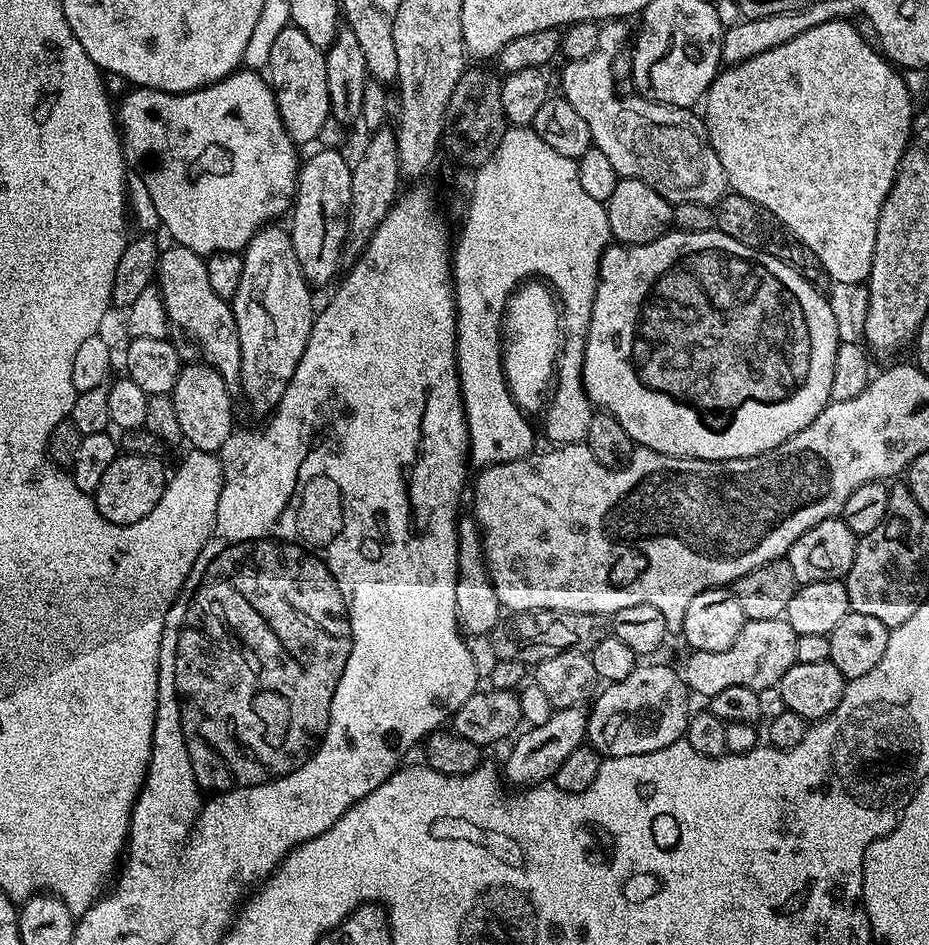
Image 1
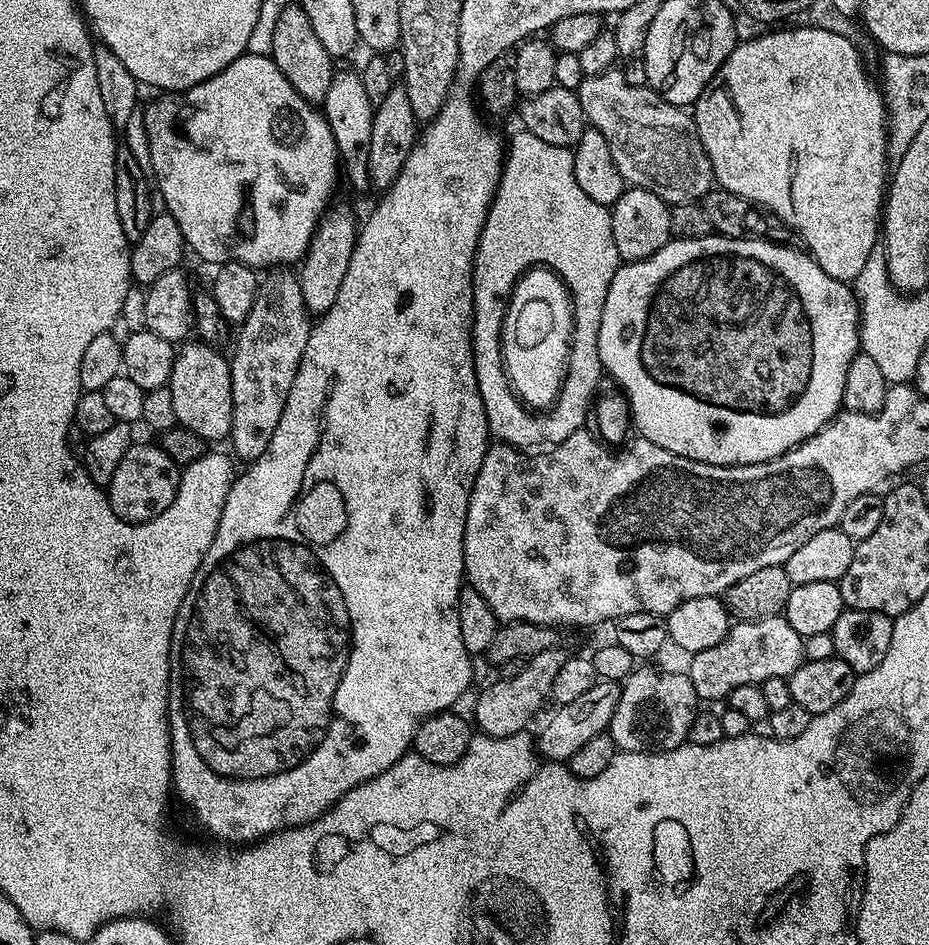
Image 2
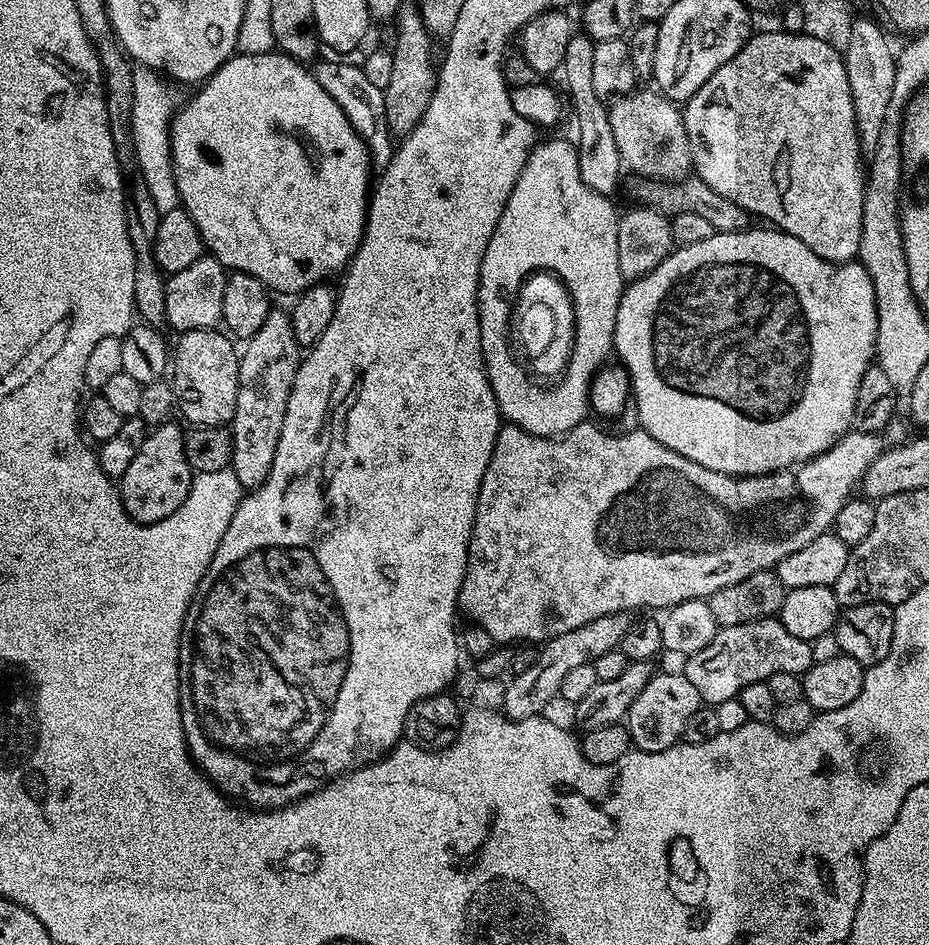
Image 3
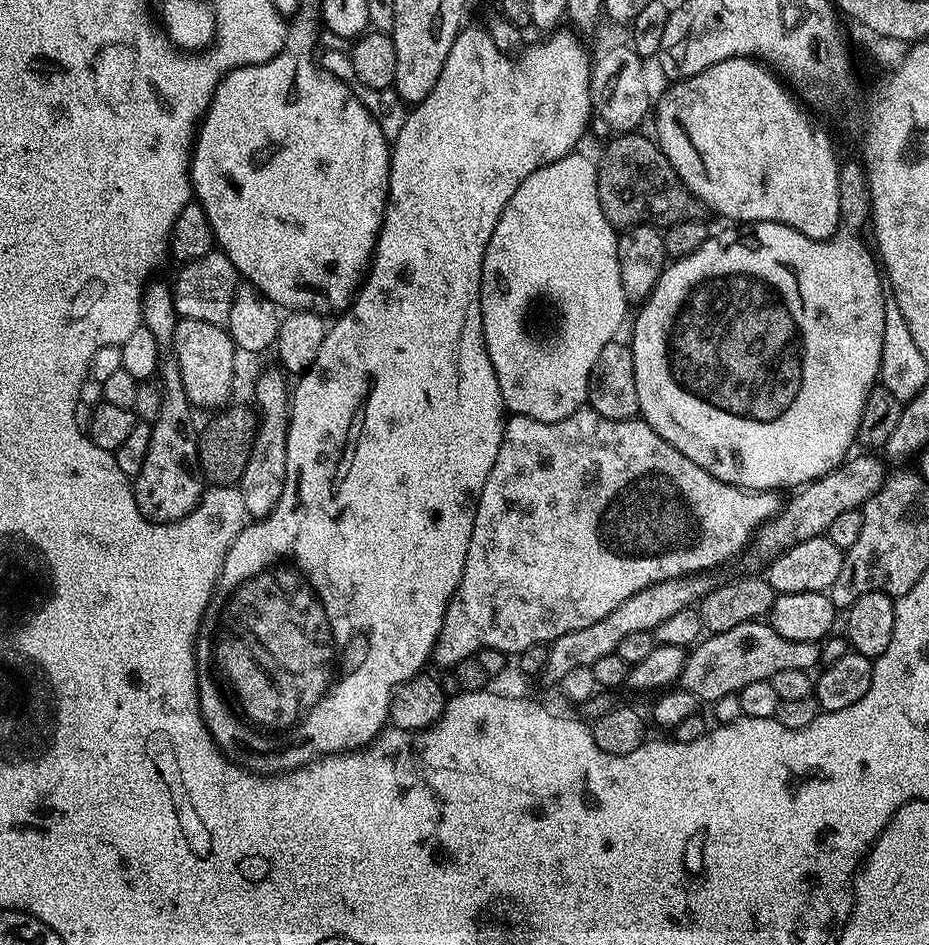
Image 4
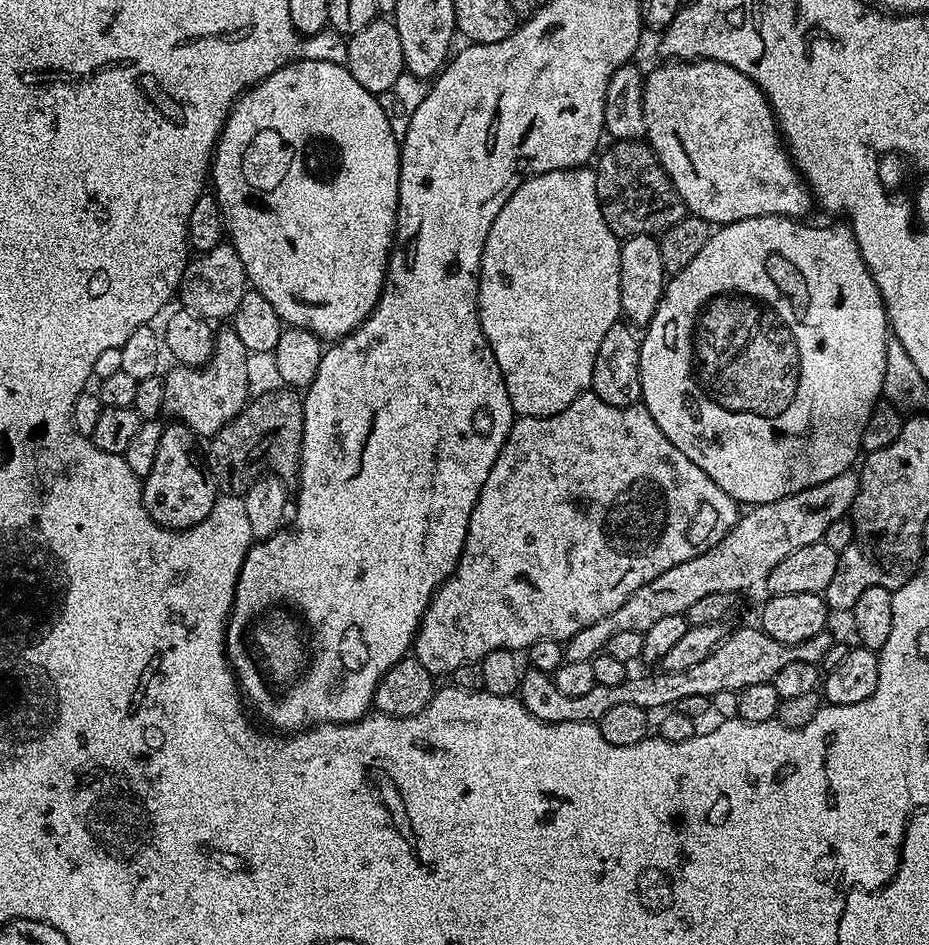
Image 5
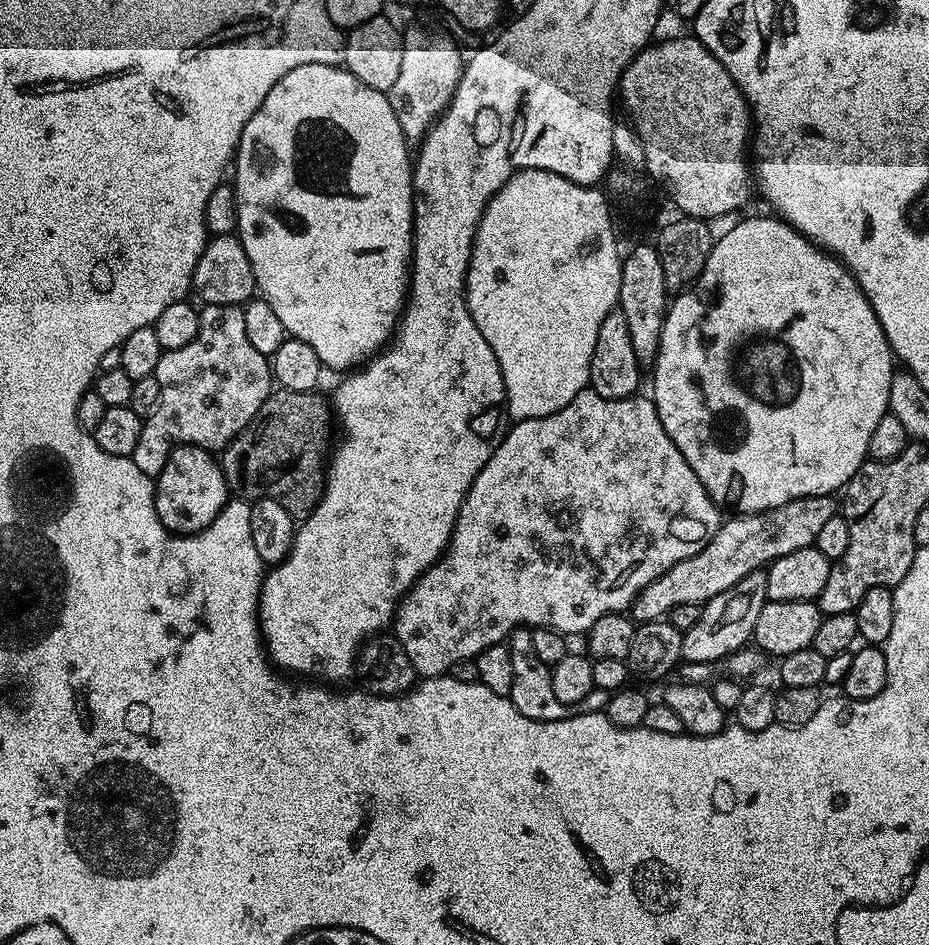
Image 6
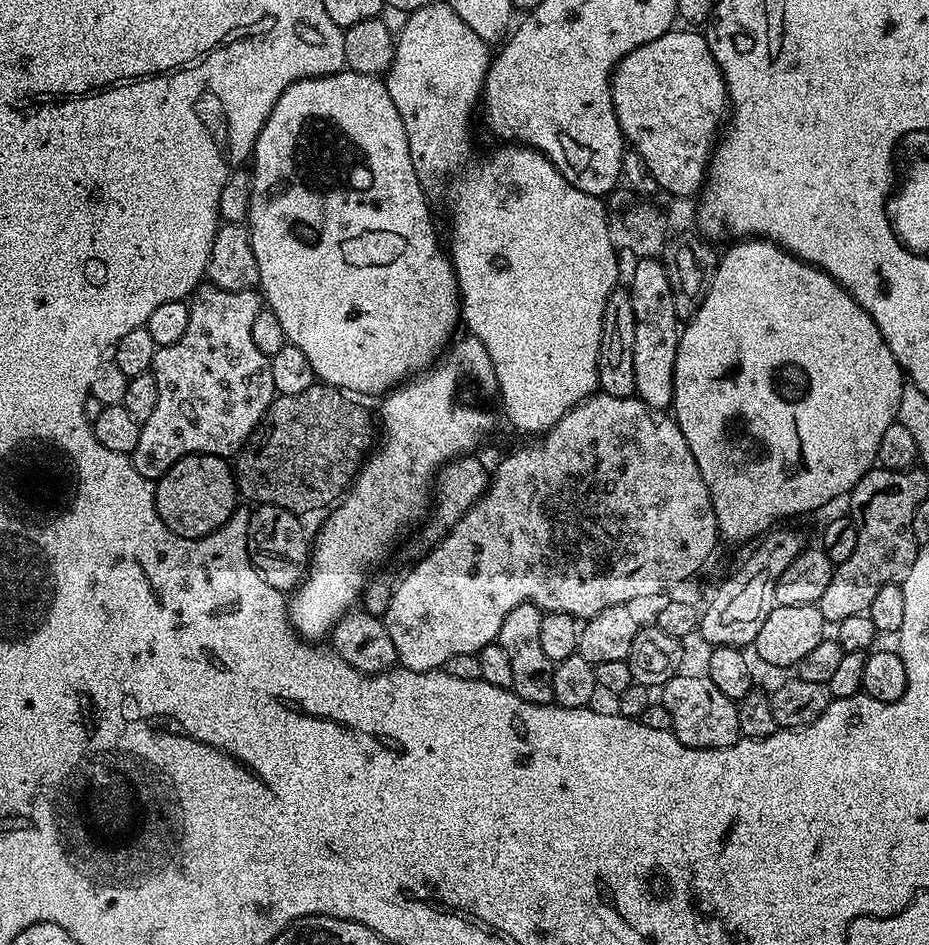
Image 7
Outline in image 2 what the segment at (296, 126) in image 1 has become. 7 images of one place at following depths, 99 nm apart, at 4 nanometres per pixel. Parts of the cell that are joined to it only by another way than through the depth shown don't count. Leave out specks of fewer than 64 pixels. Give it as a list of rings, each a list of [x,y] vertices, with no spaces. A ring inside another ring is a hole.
[[[299,2],[288,3],[278,14],[278,22],[274,26],[274,42],[270,49],[272,61],[286,76],[286,82],[298,90],[298,94],[309,102],[323,101],[330,87],[334,73],[334,58],[322,46],[318,34],[314,34],[314,26],[310,26],[310,18],[306,18],[306,10]]]

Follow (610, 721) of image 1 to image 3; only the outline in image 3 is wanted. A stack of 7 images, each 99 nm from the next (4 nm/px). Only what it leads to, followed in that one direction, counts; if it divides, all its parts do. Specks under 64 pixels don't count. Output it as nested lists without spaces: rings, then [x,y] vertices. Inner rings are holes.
[[[657,671],[646,686],[642,686],[642,694],[638,694],[628,707],[626,727],[633,745],[641,752],[657,752],[681,743],[687,720],[701,707],[698,690],[694,690],[694,685],[679,671]]]

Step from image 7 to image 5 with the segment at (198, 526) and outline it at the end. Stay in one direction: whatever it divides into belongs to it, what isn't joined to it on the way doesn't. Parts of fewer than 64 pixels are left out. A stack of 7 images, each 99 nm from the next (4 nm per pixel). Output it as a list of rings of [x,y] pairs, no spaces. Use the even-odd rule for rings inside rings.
[[[179,422],[163,425],[154,466],[150,466],[150,474],[142,480],[142,498],[148,516],[163,528],[173,530],[198,526],[216,505],[218,489],[207,470],[201,441],[186,425]]]

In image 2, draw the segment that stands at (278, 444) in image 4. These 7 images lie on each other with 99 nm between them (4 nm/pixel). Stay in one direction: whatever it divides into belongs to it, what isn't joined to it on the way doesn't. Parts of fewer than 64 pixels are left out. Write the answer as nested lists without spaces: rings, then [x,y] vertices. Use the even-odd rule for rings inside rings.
[[[288,270],[269,272],[272,273],[265,280],[263,277],[259,281],[250,314],[239,325],[236,349],[230,352],[234,402],[231,451],[237,461],[243,462],[256,460],[270,446],[270,438],[278,426],[278,418],[282,418],[290,386],[294,386],[294,374],[298,374],[310,327],[310,313],[302,302],[299,279],[293,273],[291,276]]]

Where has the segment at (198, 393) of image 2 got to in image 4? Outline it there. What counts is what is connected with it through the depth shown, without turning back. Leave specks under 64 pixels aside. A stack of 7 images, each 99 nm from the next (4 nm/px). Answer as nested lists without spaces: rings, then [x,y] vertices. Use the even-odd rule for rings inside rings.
[[[180,318],[174,330],[174,354],[178,354],[178,370],[182,370],[182,386],[192,408],[220,410],[229,403],[232,379],[236,376],[238,349],[229,336],[227,327],[198,322],[198,318]]]

